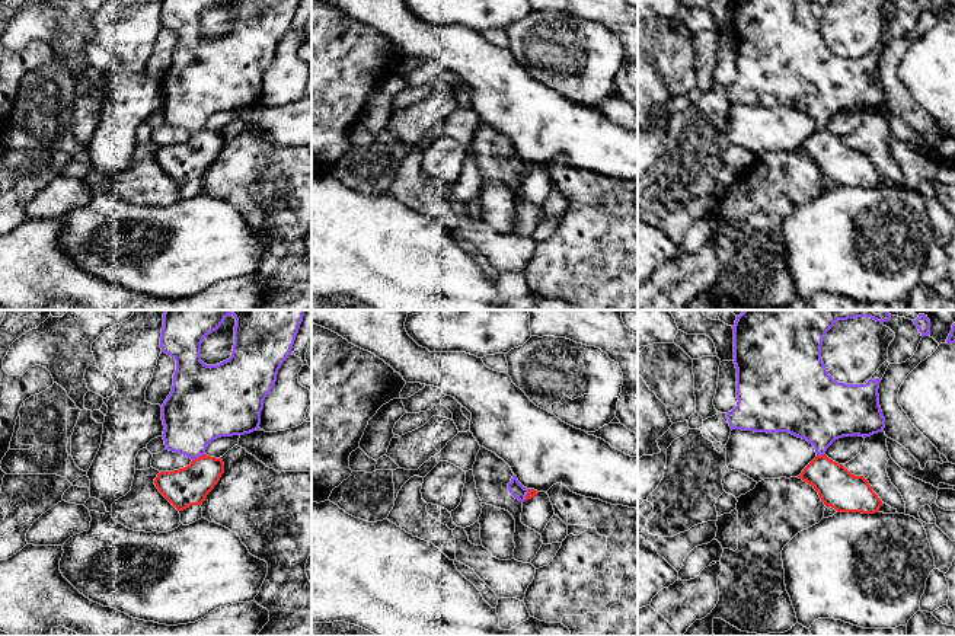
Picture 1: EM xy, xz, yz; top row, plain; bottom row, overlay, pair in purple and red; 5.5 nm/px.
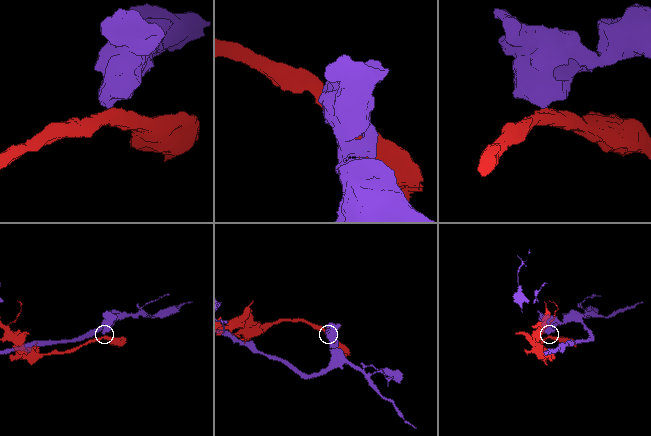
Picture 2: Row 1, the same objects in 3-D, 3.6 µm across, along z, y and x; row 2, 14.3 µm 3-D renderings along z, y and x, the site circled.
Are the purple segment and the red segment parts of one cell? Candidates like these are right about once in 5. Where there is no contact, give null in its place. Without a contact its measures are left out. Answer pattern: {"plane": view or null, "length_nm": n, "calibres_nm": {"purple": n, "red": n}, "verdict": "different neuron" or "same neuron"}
{"plane": "xy", "length_nm": 80, "calibres_nm": {"purple": 360, "red": 220}, "verdict": "different neuron"}

